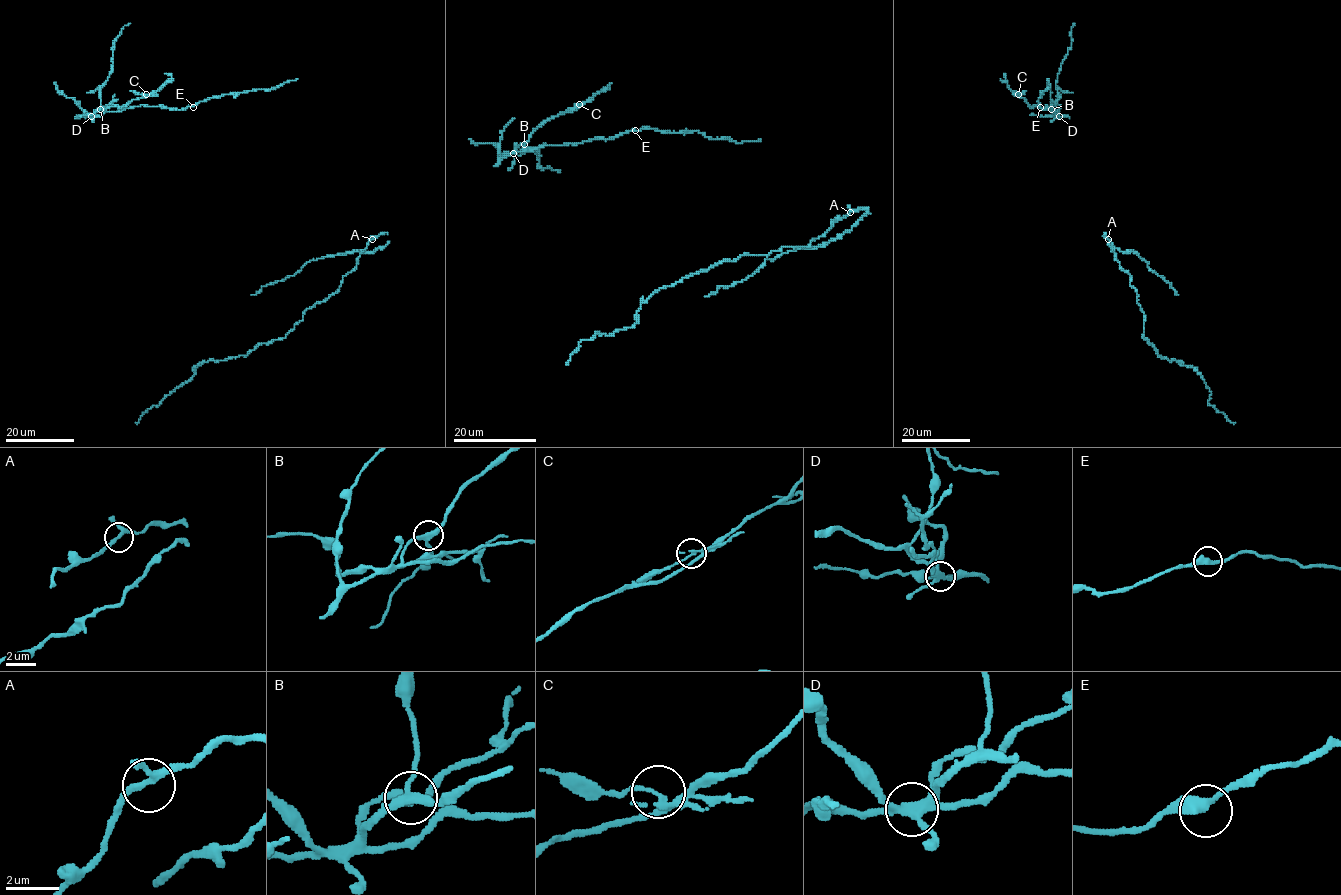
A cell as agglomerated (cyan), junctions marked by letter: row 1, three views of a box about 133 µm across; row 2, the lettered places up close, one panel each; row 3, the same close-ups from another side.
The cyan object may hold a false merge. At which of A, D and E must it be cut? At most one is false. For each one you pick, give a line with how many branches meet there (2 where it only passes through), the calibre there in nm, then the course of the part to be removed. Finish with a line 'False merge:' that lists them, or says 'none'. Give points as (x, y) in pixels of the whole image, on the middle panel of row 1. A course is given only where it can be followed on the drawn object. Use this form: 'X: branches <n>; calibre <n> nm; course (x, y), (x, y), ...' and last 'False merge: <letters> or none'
D: branches 5; calibre 300 nm; course (513, 153), (551, 118), (574, 110), (598, 93), (610, 89), (602, 89)
False merge: D

